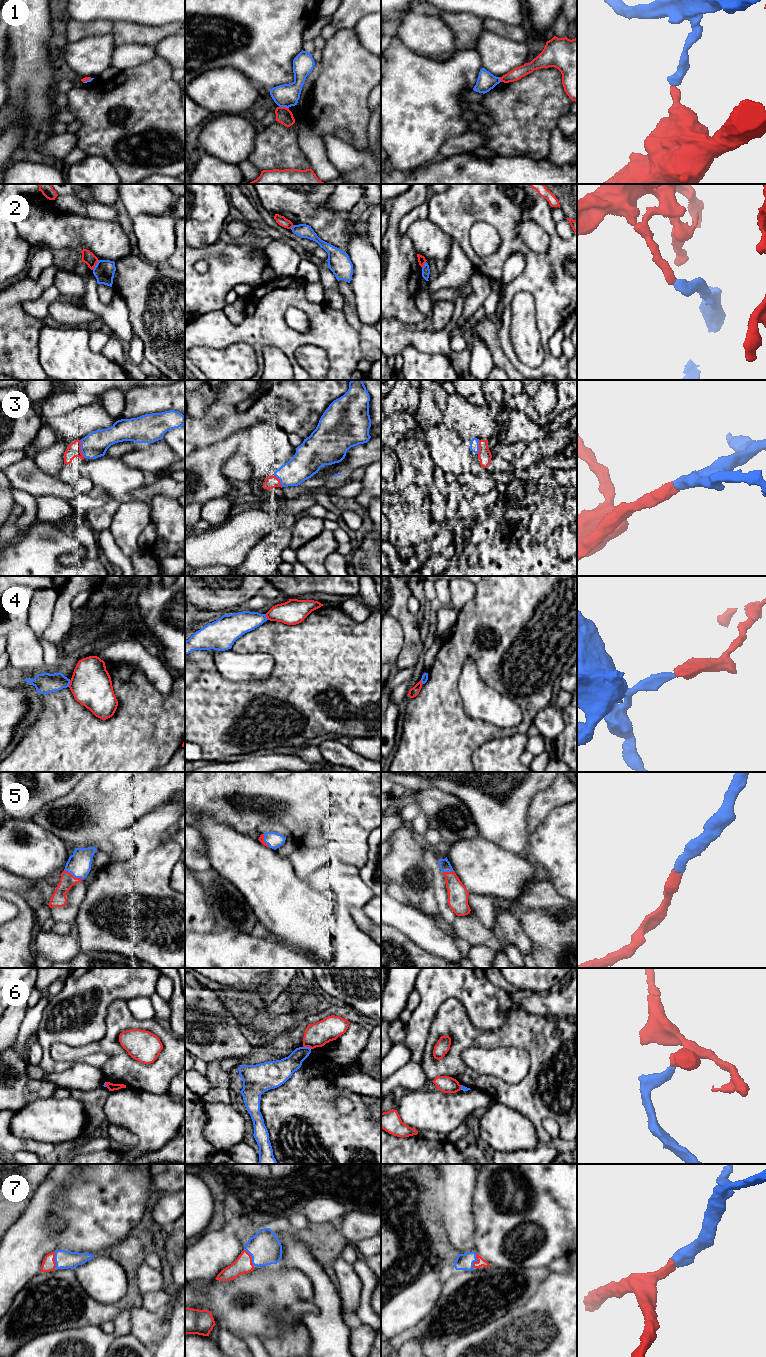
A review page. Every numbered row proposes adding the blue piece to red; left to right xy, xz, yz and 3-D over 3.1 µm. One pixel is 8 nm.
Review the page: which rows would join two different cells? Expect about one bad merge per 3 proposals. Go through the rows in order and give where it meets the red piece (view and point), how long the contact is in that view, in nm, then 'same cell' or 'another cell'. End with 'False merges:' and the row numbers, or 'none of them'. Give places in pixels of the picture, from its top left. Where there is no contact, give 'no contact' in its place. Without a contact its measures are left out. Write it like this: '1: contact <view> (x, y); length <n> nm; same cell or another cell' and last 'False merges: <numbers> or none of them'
1: contact xz (284, 107); length 80 nm; another cell
2: contact xy (95, 265); length 90 nm; another cell
3: contact xy (80, 449); length 150 nm; same cell
4: contact xy (70, 683); length 60 nm; another cell
5: contact xy (72, 875); length 170 nm; same cell
6: contact xz (307, 1046); length 70 nm; another cell
7: contact yz (476, 1262); length 120 nm; same cell
False merges: 1, 2, 4, 6

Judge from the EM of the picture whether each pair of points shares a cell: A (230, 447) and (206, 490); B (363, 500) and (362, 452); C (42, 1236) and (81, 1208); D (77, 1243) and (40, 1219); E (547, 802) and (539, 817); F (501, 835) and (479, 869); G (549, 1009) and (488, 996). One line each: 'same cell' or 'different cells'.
A: same cell
B: different cells
C: different cells
D: different cells
E: same cell
F: different cells
G: different cells

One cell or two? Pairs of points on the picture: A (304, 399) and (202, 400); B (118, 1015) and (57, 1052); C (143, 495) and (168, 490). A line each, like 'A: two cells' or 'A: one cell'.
A: two cells
B: one cell
C: one cell

